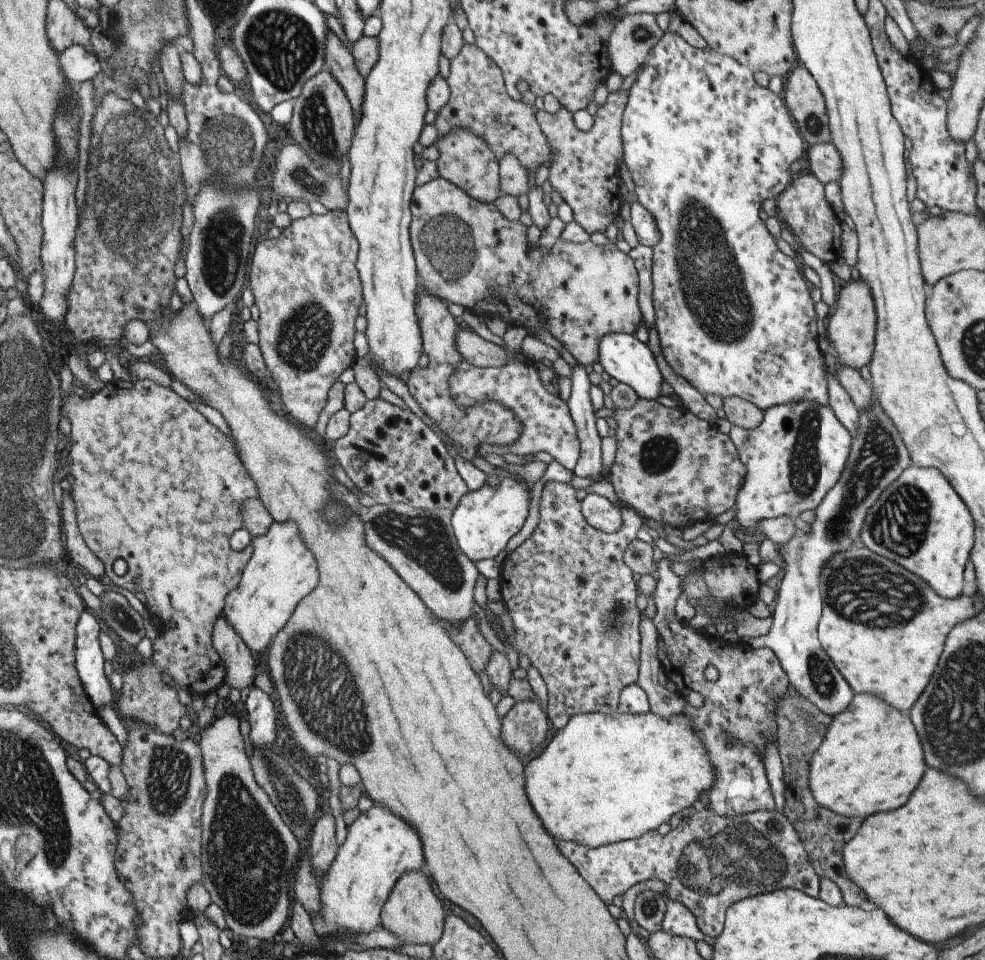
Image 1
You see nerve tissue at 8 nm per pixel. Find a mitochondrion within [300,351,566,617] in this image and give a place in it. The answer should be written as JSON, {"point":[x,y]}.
{"point":[422,538]}

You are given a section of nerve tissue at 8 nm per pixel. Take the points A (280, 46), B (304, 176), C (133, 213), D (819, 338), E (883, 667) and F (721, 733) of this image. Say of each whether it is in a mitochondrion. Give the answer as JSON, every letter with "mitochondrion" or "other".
{"A":"mitochondrion","B":"mitochondrion","C":"mitochondrion","D":"other","E":"other","F":"mitochondrion"}

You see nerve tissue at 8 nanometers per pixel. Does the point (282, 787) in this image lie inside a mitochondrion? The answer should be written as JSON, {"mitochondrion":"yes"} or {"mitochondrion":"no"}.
{"mitochondrion":"yes"}

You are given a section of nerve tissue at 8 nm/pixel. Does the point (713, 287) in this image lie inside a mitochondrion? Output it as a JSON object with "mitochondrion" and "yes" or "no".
{"mitochondrion":"yes"}

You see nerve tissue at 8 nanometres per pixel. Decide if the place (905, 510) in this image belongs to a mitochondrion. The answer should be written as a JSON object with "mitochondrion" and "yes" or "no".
{"mitochondrion":"yes"}

